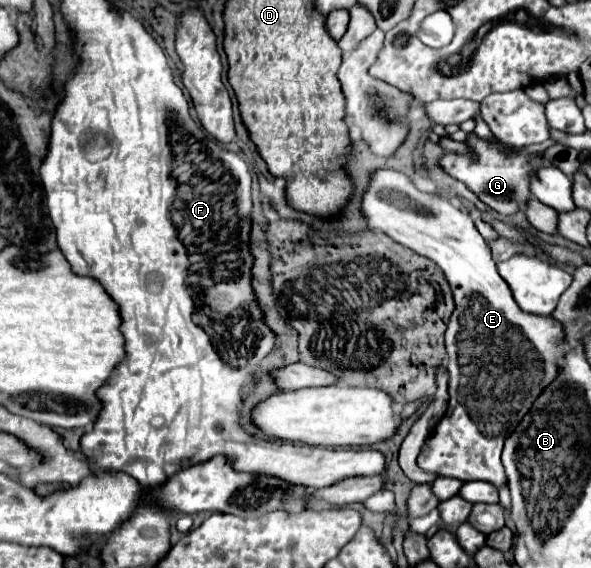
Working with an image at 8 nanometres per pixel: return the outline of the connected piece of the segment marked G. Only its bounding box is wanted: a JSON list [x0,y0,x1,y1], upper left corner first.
[439,133,553,215]

